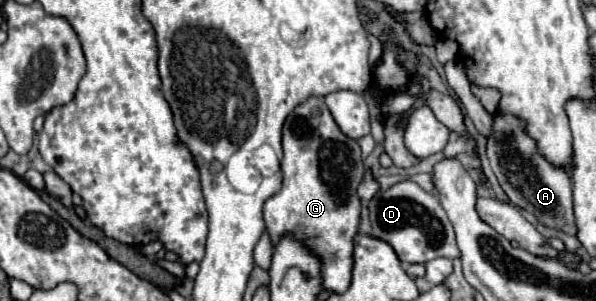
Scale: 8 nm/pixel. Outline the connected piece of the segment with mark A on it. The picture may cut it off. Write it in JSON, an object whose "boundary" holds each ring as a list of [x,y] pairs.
{"boundary":[[[495,114],[491,134],[487,136],[487,158],[503,192],[515,206],[531,212],[547,228],[569,236],[577,234],[569,170],[541,156],[537,142],[525,132],[525,120],[513,114]]]}

